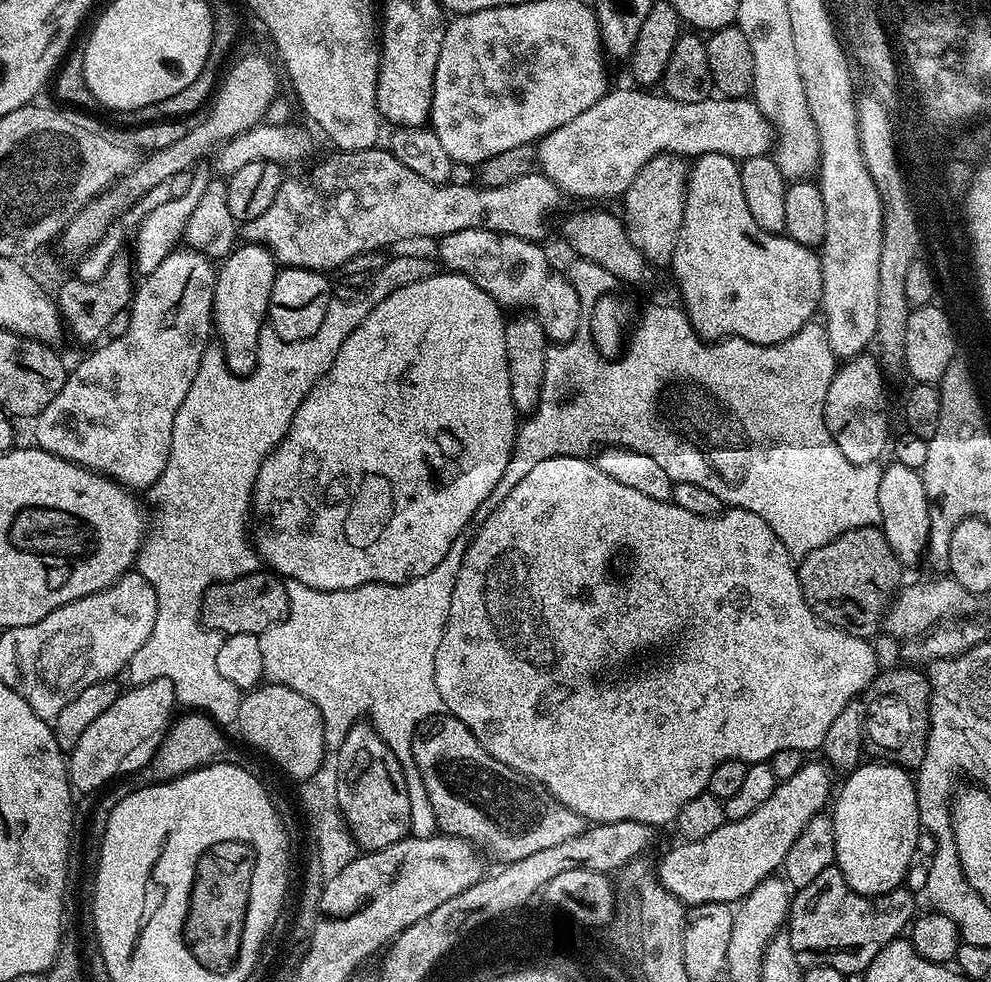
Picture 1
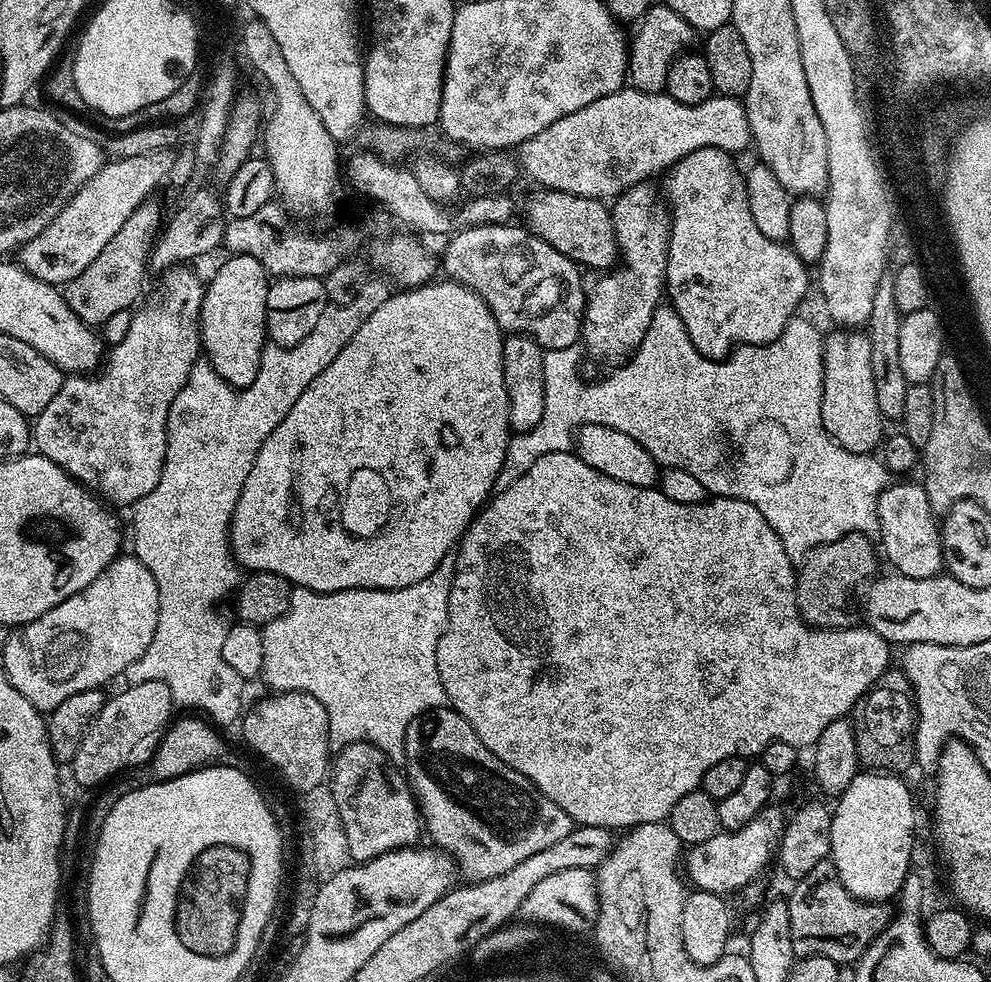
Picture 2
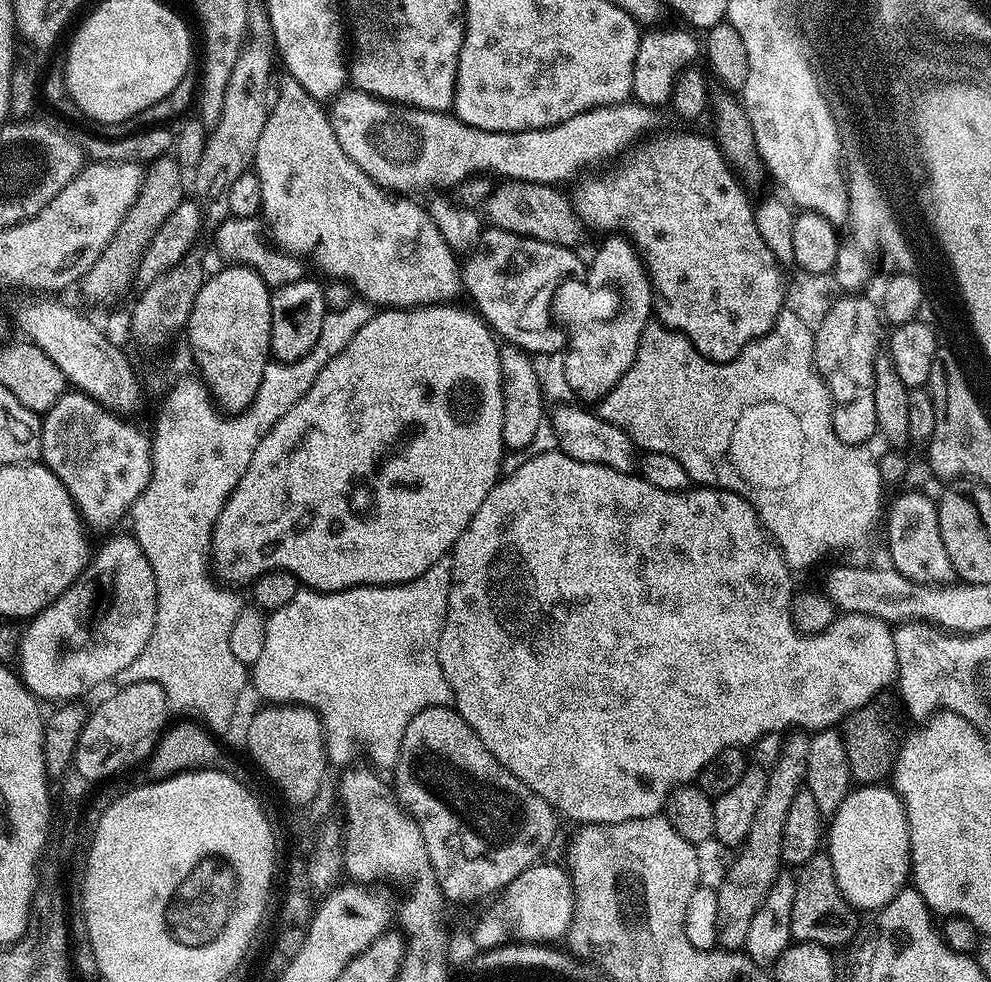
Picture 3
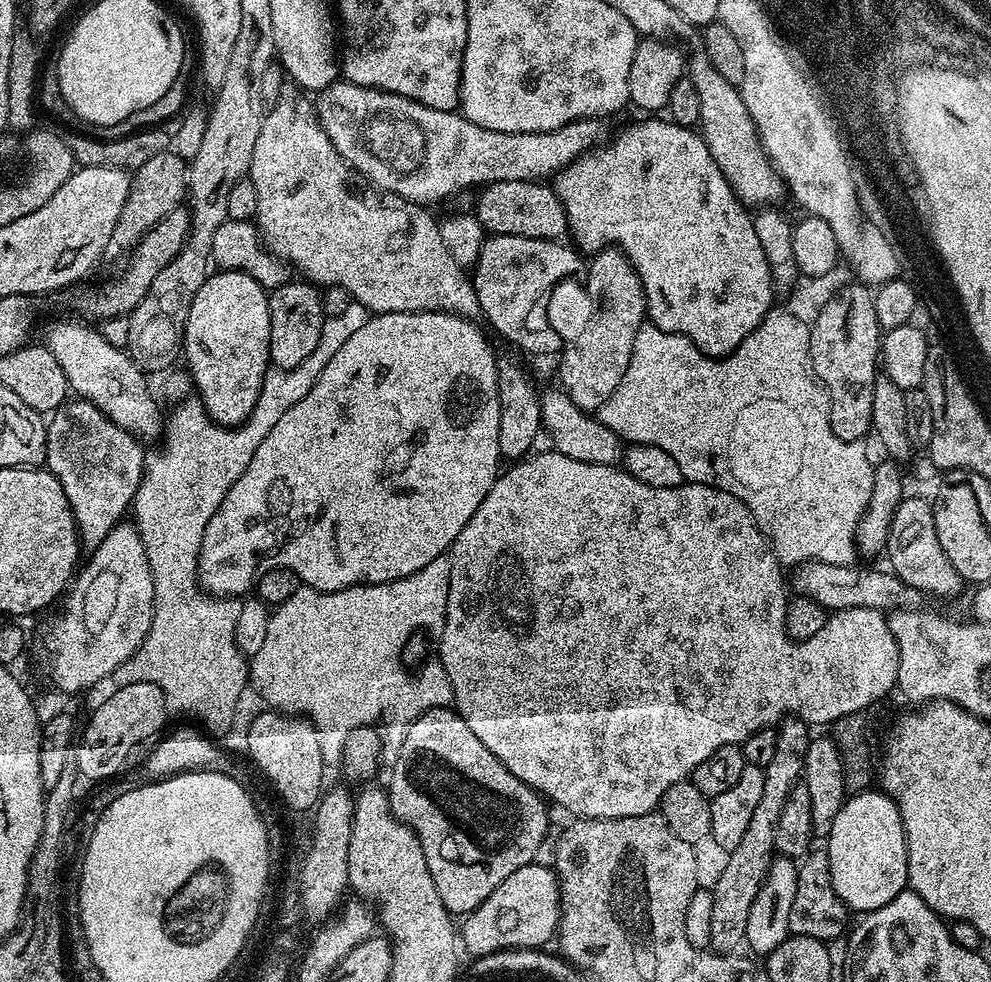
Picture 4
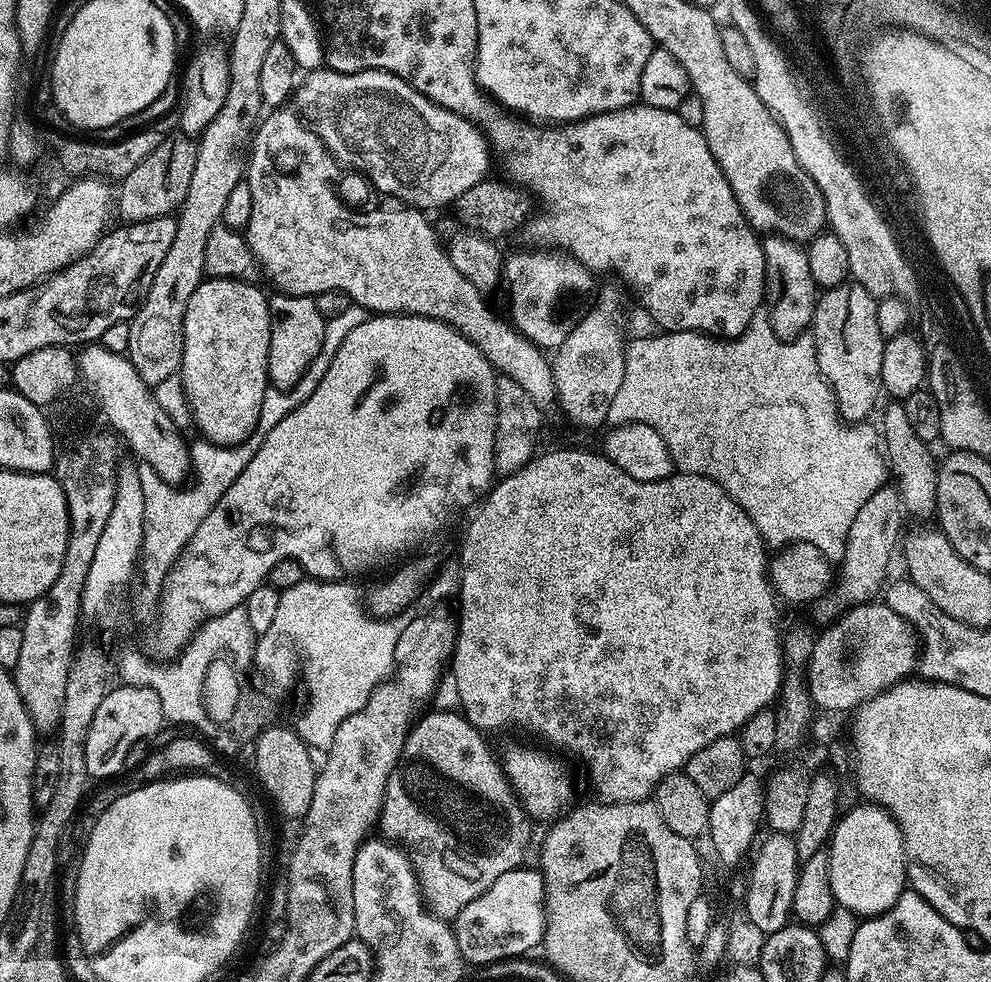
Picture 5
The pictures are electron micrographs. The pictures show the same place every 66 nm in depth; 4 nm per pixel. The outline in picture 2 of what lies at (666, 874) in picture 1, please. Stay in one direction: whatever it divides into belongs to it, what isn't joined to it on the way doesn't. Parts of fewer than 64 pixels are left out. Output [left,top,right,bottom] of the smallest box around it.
[682,806,786,897]

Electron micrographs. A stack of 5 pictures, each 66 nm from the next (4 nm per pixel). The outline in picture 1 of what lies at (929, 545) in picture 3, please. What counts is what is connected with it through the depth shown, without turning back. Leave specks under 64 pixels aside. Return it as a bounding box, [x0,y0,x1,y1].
[878,462,930,566]

